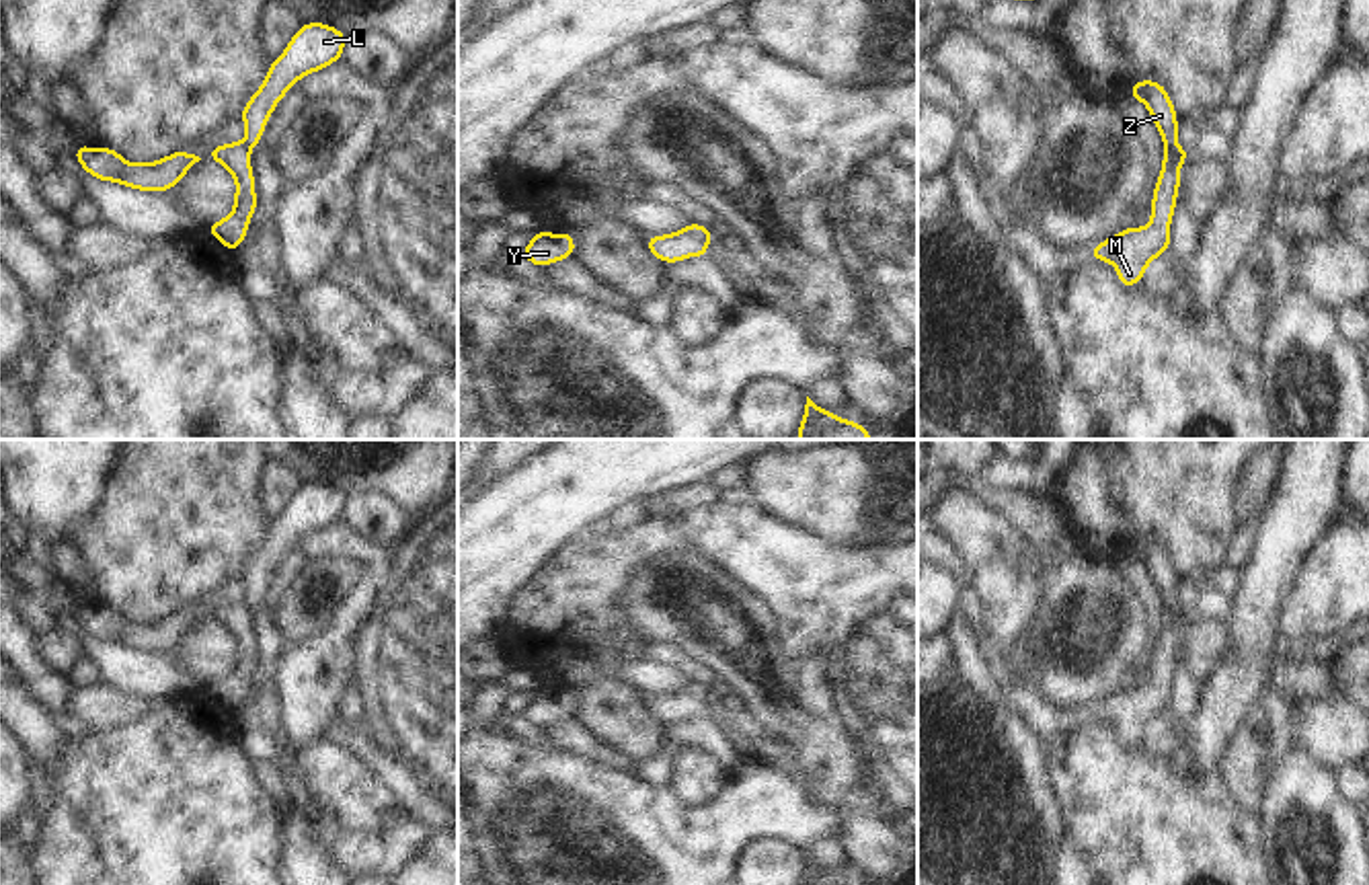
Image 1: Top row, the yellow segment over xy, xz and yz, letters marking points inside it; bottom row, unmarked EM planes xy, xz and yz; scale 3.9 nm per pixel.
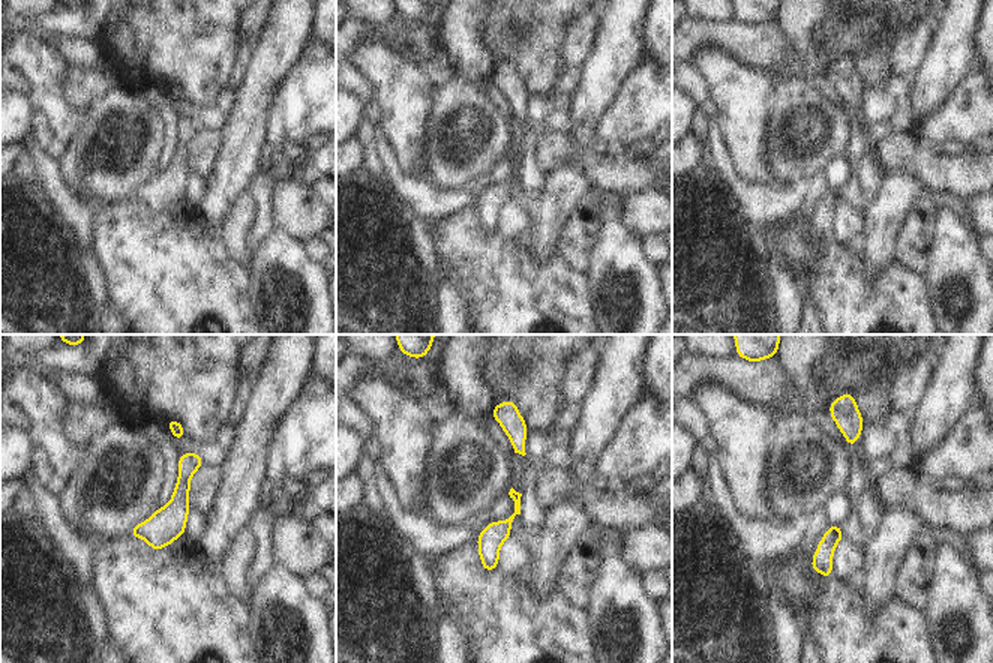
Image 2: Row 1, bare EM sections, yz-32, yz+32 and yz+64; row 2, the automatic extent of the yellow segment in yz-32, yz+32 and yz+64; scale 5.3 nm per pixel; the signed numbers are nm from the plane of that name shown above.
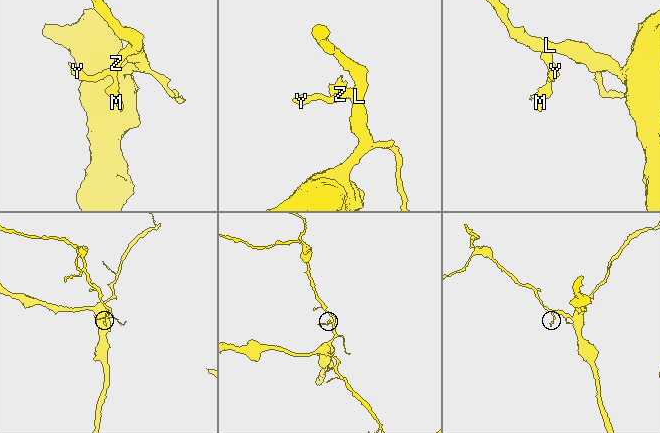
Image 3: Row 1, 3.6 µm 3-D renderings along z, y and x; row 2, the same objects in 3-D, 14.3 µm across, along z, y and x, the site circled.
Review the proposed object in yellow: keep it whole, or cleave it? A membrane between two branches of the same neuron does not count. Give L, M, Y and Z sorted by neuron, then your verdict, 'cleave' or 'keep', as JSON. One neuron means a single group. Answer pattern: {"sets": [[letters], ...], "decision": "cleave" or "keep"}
{"sets": [["L", "Z"], ["M", "Y"]], "decision": "cleave"}

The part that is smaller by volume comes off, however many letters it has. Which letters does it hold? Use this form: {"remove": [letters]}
{"remove": ["M", "Y"]}

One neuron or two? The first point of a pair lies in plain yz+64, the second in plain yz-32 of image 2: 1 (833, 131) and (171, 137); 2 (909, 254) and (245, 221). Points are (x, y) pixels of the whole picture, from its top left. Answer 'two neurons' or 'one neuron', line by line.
1: two neurons
2: one neuron

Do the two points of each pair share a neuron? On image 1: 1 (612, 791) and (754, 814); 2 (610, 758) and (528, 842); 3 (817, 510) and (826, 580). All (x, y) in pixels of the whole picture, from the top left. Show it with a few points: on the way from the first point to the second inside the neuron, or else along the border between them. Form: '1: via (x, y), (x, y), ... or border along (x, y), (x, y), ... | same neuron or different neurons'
1: via (647, 820), (719, 820) | same neuron
2: border along (559, 748), (612, 768), (631, 768) | different neurons
3: border along (778, 518), (828, 543), (846, 547), (869, 545) | different neurons

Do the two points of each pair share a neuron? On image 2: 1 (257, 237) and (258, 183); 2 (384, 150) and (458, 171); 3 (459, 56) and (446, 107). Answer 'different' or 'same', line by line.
1: same
2: different
3: different

